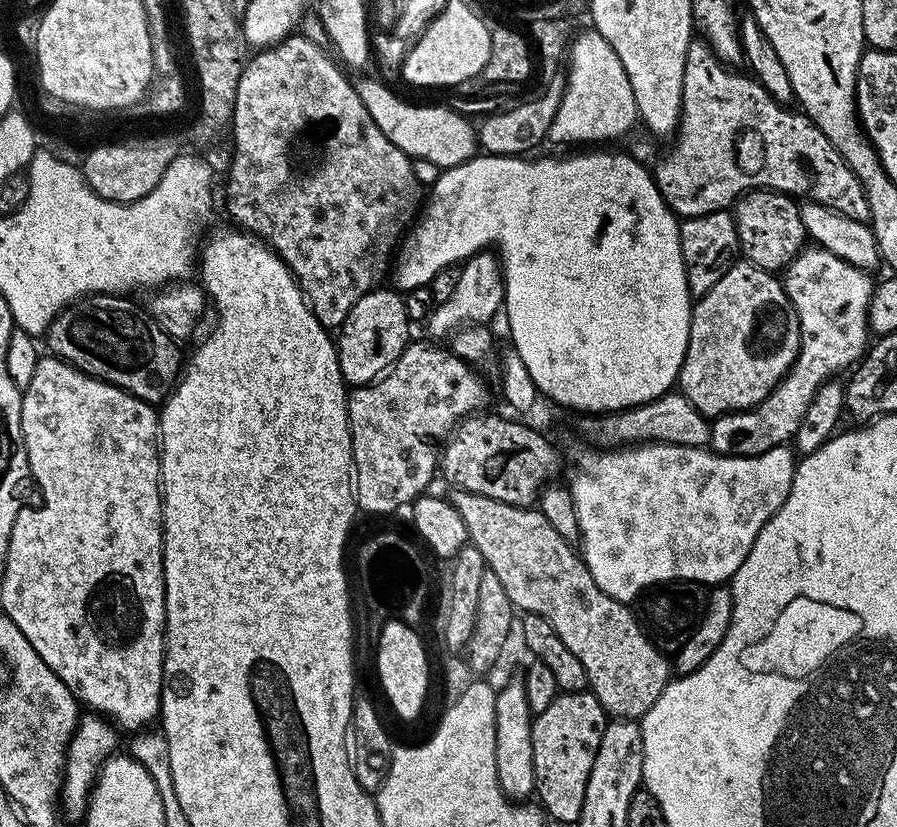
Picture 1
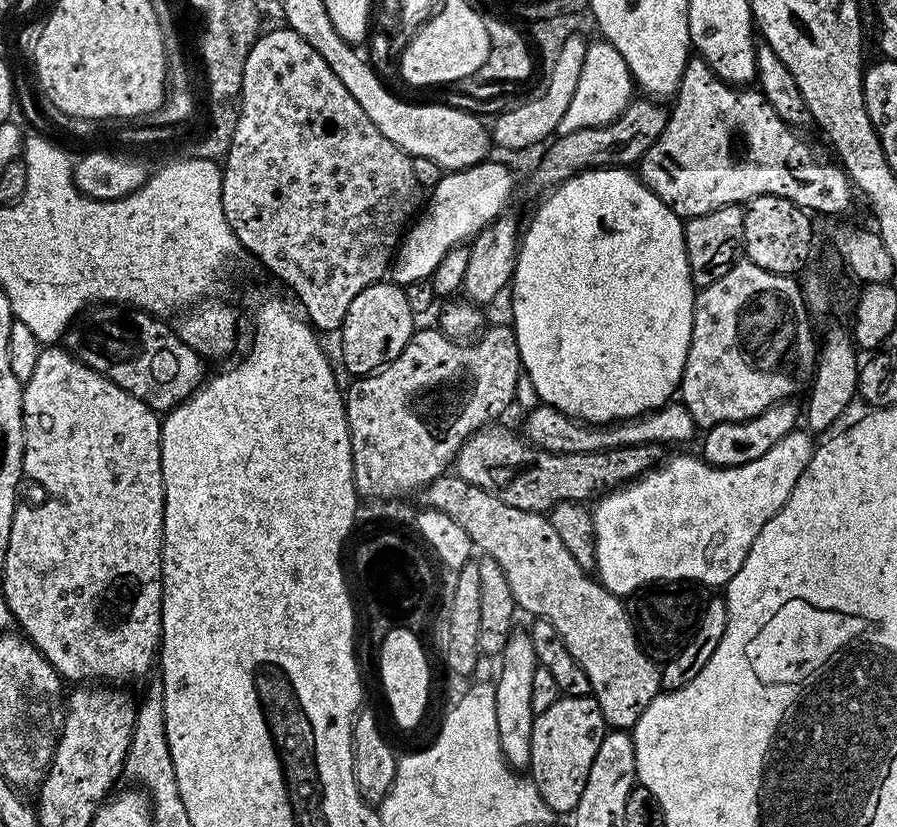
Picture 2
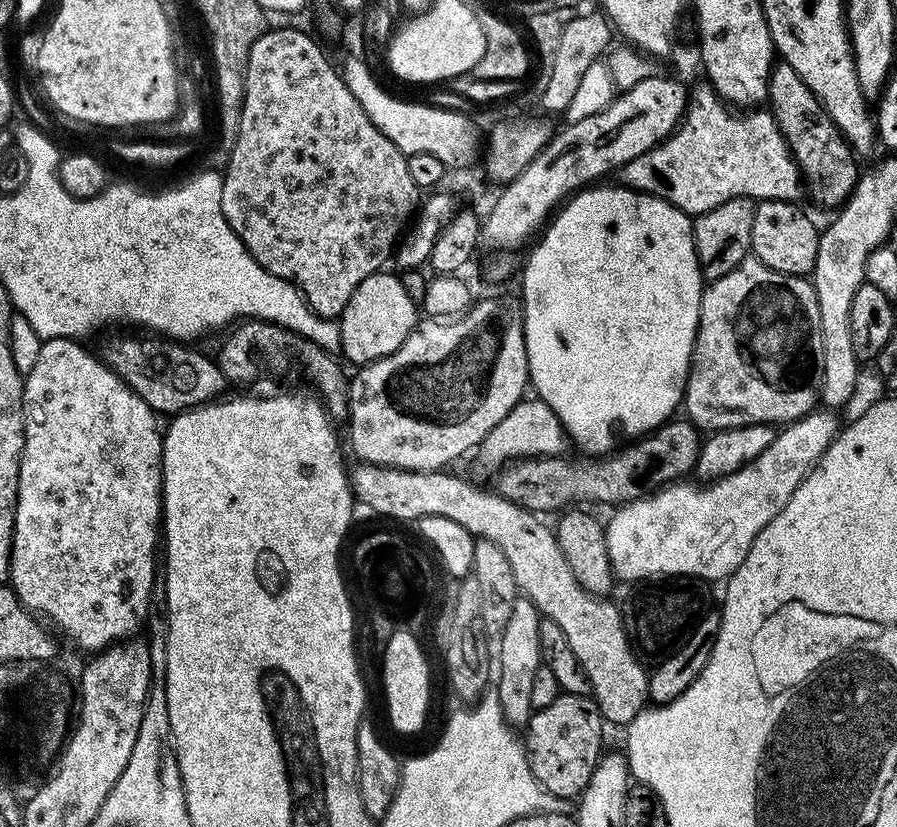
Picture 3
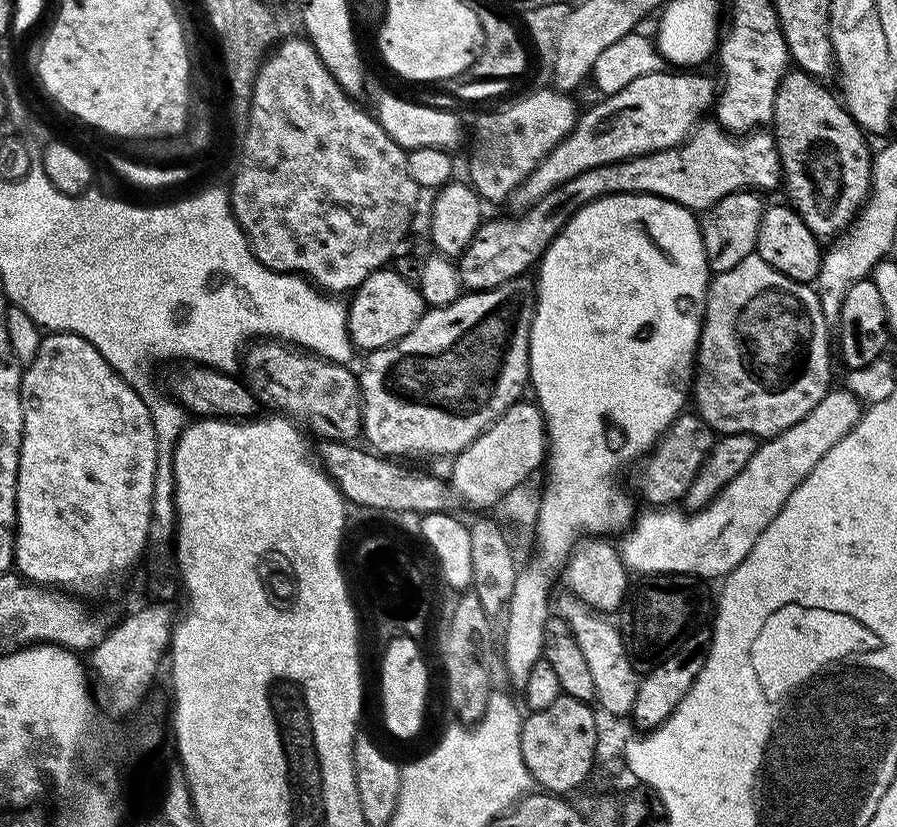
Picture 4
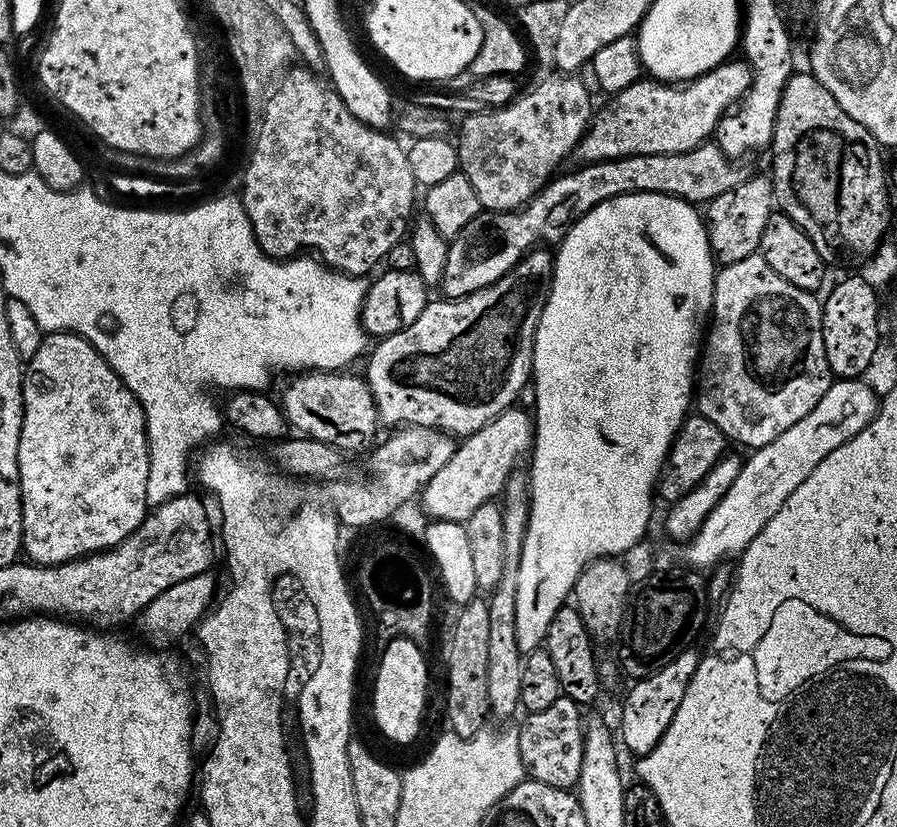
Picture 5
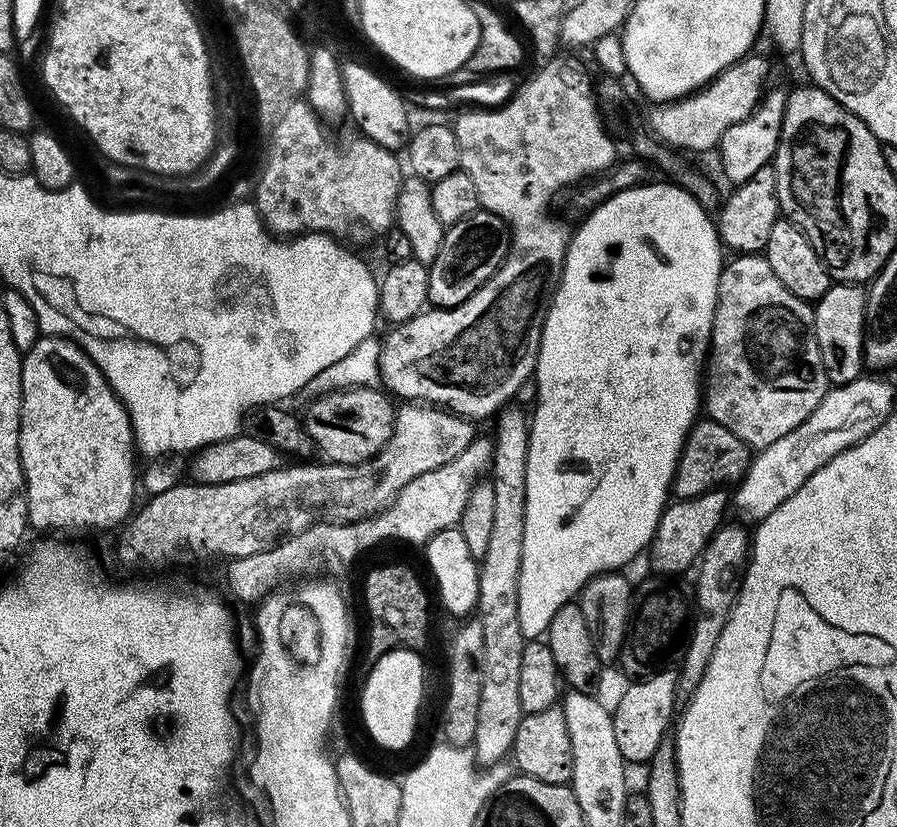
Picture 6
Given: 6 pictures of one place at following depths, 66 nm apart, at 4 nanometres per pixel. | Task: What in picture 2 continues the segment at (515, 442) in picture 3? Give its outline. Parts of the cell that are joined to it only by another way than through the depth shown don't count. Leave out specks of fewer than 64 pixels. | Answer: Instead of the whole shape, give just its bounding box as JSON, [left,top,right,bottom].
[523,402,698,454]

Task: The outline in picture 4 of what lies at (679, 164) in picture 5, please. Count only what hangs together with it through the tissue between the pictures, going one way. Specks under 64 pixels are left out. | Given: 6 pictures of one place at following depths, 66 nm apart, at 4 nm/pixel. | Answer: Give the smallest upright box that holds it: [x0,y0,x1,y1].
[458,118,782,292]

